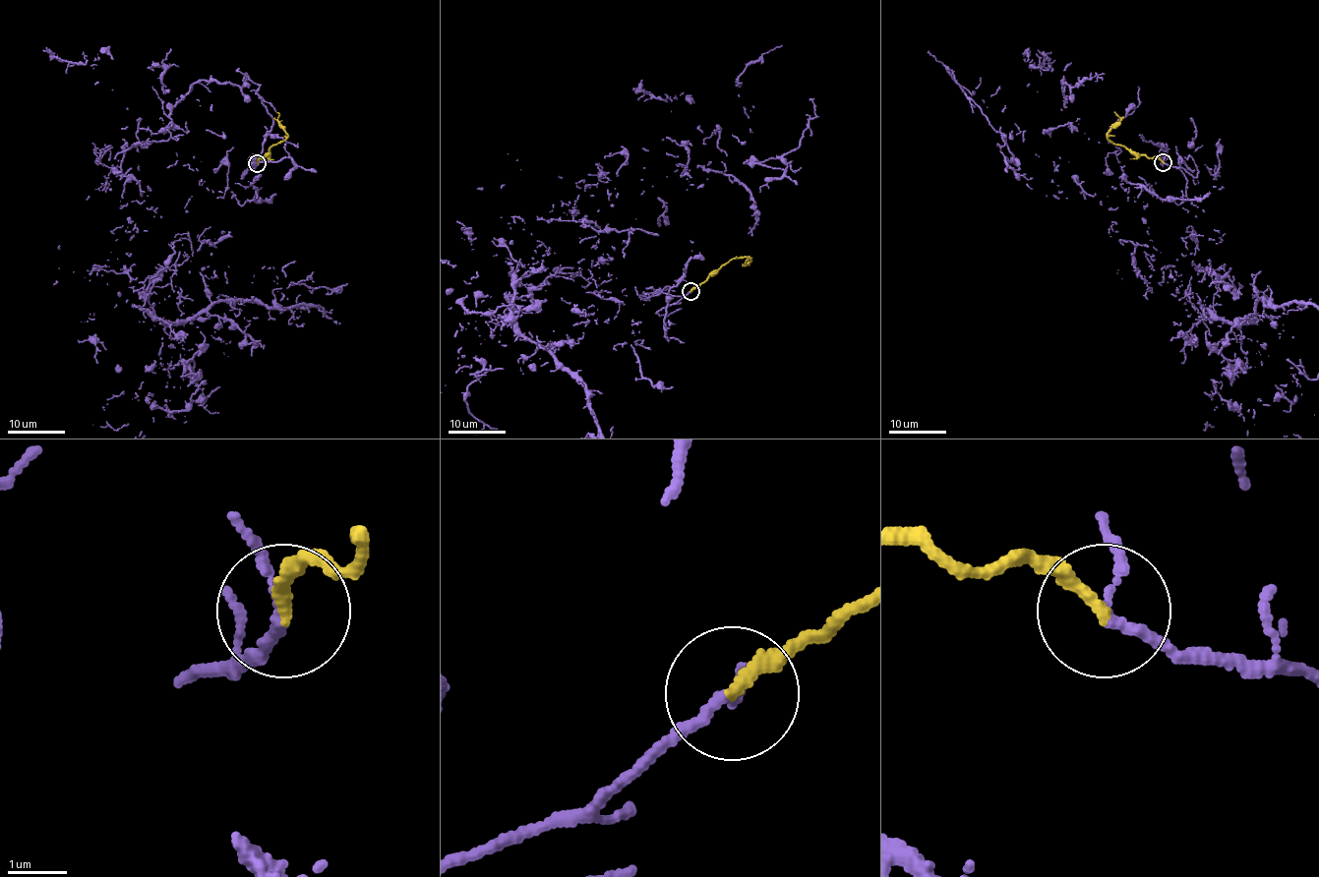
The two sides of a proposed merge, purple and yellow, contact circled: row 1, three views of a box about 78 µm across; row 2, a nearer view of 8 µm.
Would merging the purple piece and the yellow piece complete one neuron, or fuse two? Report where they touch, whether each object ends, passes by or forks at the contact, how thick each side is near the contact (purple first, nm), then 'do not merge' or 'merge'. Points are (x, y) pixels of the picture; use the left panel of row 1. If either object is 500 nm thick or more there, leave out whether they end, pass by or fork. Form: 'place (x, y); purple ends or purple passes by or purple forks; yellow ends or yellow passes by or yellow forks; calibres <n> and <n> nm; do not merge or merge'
place (257, 163); purple passes by; yellow ends; calibres 150 and 220 nm; merge

